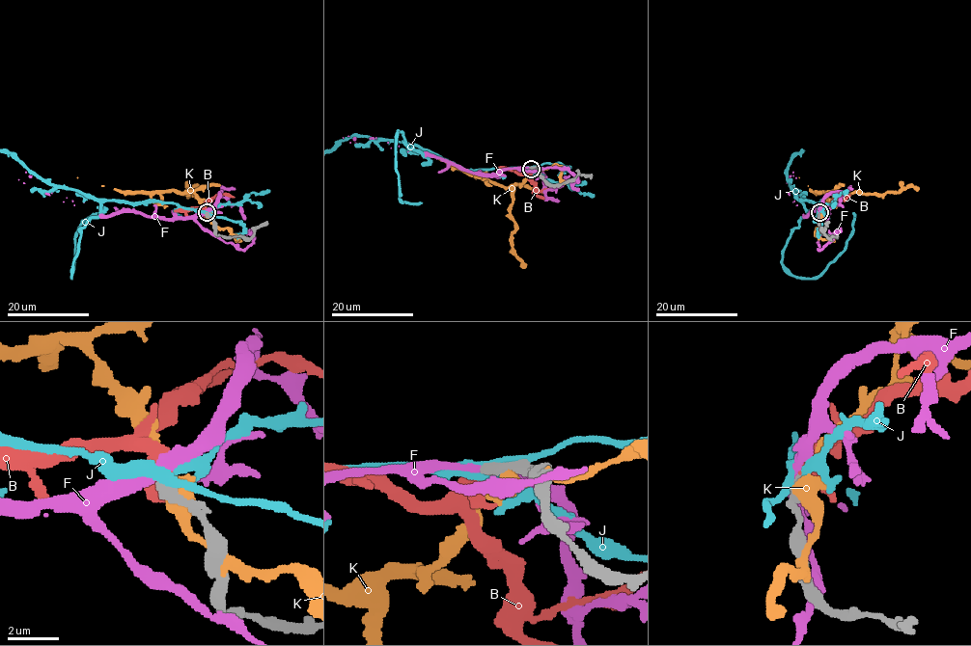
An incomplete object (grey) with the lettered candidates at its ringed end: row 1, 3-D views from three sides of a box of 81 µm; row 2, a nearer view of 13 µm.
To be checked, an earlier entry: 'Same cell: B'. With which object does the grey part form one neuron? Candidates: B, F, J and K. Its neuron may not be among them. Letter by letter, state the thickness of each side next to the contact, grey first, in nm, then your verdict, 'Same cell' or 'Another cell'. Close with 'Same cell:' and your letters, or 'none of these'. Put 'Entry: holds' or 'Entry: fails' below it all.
B: Thickness 480 nm (grey) against 260 nm. Same cell
F: Thickness 480 nm (grey) against 340 nm. Another cell
J: Thickness 500 nm (grey) against 320 nm. Another cell
K: Thickness 550 nm (grey) against 550 nm. Another cell
Same cell: B
Entry: holds

